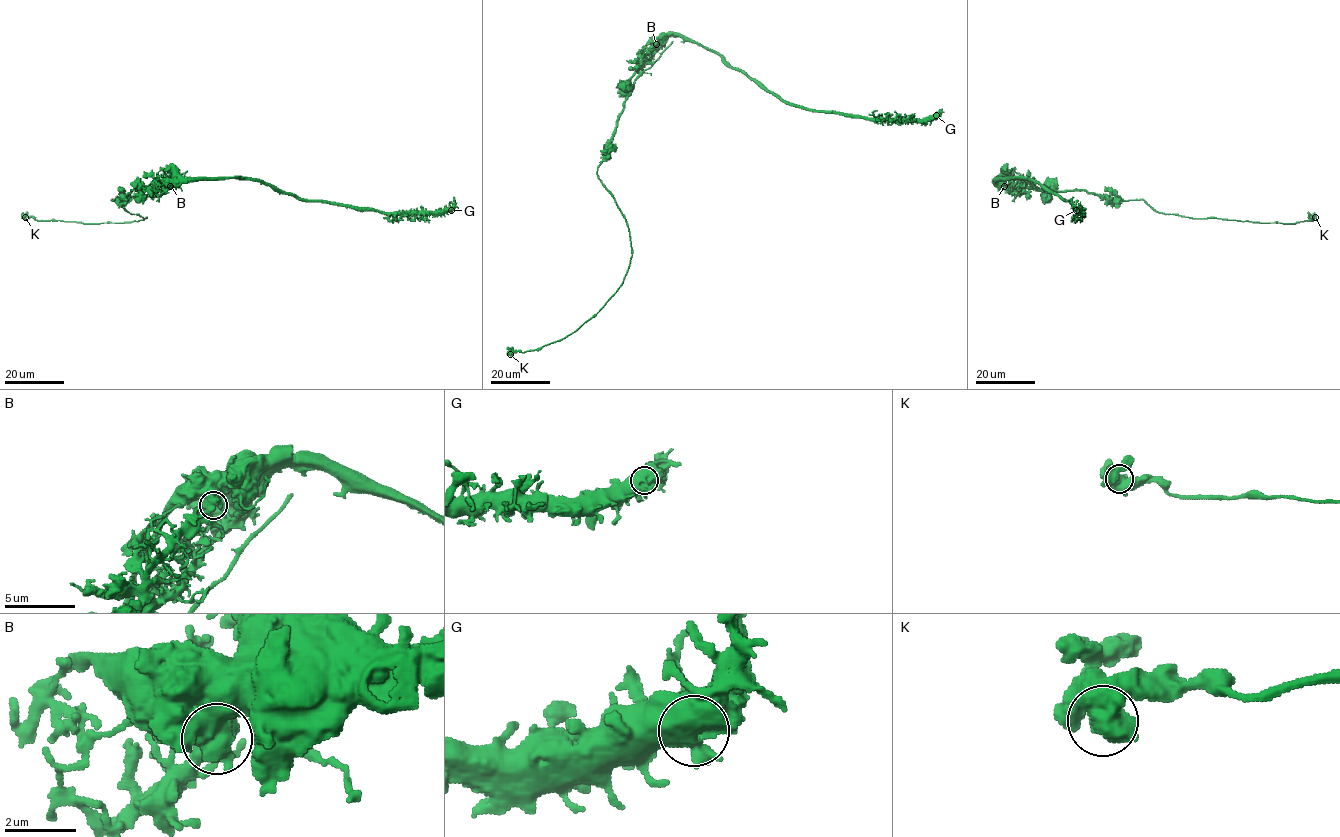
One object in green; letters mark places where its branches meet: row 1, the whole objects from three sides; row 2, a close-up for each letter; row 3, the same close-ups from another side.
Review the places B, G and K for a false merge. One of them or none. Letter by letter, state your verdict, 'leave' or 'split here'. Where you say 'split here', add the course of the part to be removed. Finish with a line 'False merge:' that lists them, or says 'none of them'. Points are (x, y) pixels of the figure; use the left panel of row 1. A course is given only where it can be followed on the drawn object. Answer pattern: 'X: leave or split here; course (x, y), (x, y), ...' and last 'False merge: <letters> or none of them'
B: split here; course (170, 185), (158, 194), (132, 190), (111, 200), (146, 218), (137, 221), (35, 220), (27, 211)
G: leave
K: leave
False merge: B

